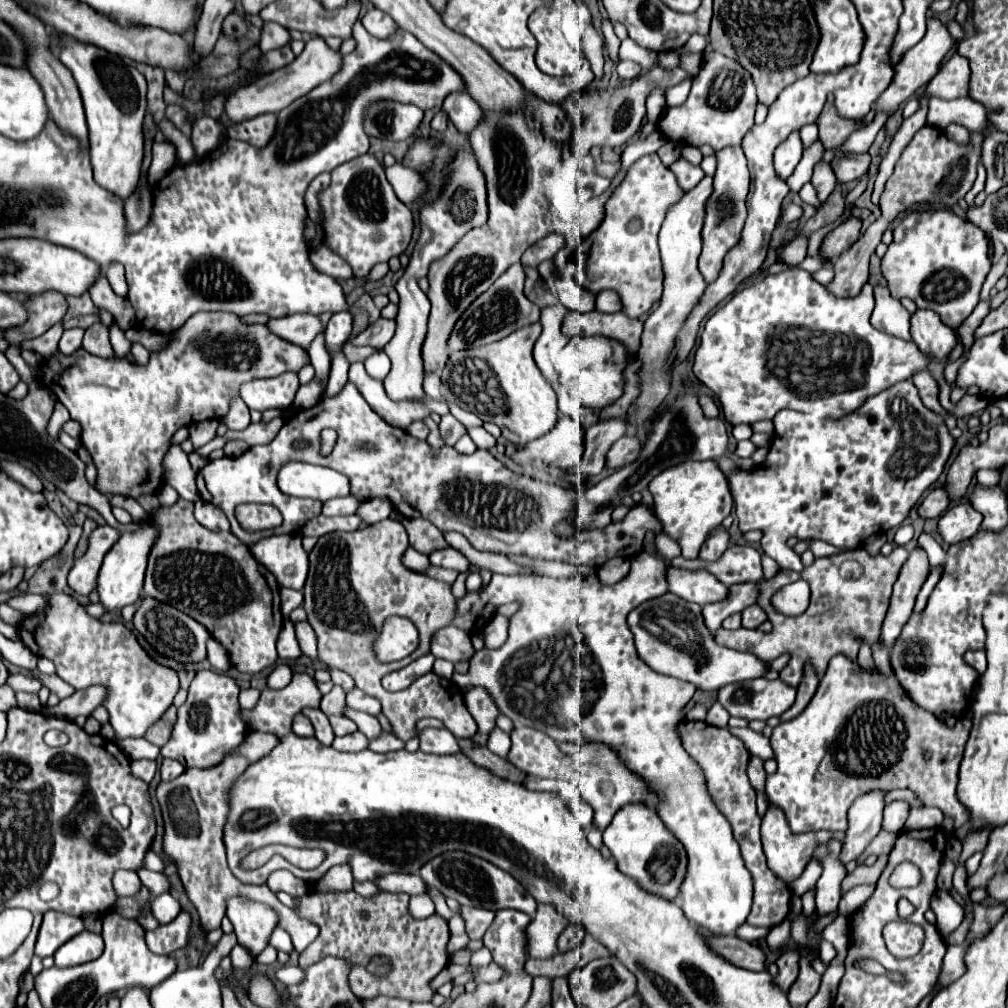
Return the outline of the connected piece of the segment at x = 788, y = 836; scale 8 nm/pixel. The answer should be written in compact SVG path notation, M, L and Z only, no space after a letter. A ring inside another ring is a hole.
M769 806L767 814L763 816L763 822L761 822L761 844L763 844L763 852L767 856L767 866L769 870L787 880L787 884L791 884L795 878L801 876L801 872L805 870L805 866L809 864L811 856L813 856L813 850L815 850L815 844L817 842L827 842L829 838L837 838L839 842L843 840L843 834L839 832L811 832L811 834L793 834L787 820L783 818L783 812L775 806Z

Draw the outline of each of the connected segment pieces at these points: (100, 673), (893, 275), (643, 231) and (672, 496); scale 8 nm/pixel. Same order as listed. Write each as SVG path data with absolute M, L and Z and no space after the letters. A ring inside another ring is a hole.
M65 592L45 594L45 600L47 606L43 610L23 618L19 624L23 644L33 654L49 658L55 664L57 676L75 690L83 690L93 684L109 688L109 696L103 706L111 716L109 722L115 731L115 743L143 736L147 728L171 706L173 696L179 690L177 672L155 662L123 622L101 622L89 616L87 610Z
M951 208L923 210L923 212L909 210L905 218L893 228L893 242L887 246L887 252L881 258L881 274L887 280L887 288L891 296L895 296L897 300L911 298L917 304L917 308L927 308L937 312L949 328L957 328L959 324L963 324L963 320L979 304L979 292L989 268L991 262L989 262L987 234L969 220L957 216Z
M641 156L629 166L621 184L605 202L605 218L591 234L591 248L587 258L587 284L593 294L609 288L615 290L623 302L623 312L631 318L647 314L663 292L663 266L657 246L657 234L665 220L667 208L675 204L685 192L679 188L673 172L661 164L659 156Z
M713 460L687 462L667 468L651 480L649 490L653 494L653 510L657 520L661 520L663 532L681 546L681 554L685 558L697 558L709 532L715 530L731 512L731 492L725 474Z

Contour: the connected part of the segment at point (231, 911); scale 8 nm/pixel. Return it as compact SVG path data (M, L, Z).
M231 898L227 902L227 918L235 928L237 942L257 958L257 954L269 944L269 936L277 926L277 914L265 904Z

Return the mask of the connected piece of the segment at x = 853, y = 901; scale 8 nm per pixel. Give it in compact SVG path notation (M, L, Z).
M861 885L845 893L839 902L838 915L847 916L861 906L874 892L875 886Z

